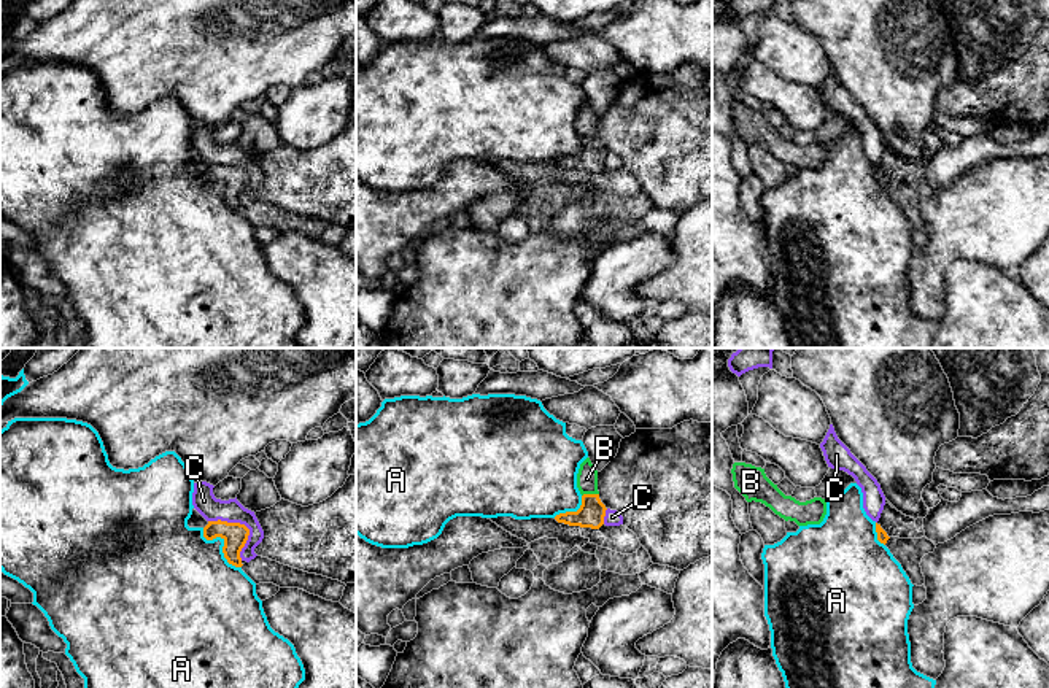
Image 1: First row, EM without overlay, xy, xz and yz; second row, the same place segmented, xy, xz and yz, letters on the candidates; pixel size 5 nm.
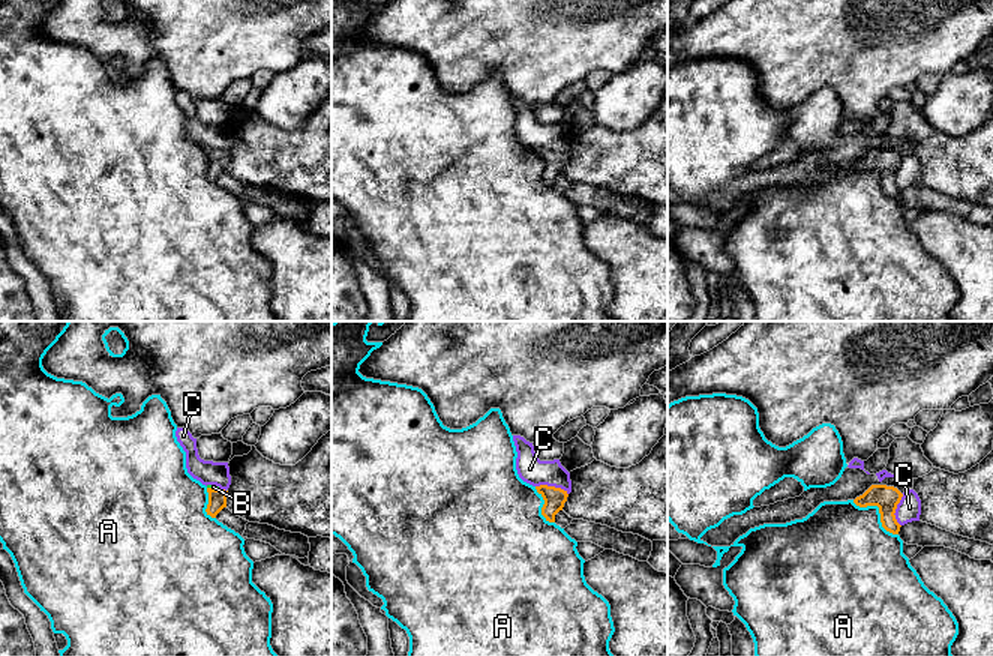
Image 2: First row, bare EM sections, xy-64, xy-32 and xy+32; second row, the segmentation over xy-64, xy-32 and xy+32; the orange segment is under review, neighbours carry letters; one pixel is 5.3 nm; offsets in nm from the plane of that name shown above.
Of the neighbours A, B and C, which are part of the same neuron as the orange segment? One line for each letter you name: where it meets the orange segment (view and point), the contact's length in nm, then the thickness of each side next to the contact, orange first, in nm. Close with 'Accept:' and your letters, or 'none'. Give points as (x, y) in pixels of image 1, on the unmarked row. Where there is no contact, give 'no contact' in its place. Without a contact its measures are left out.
B: contact xz (590, 139); length 90 nm; calibres 140 and 110 nm
Accept: B

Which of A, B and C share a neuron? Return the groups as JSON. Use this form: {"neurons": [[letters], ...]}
{"neurons": [["A"], ["B"], ["C"]]}

